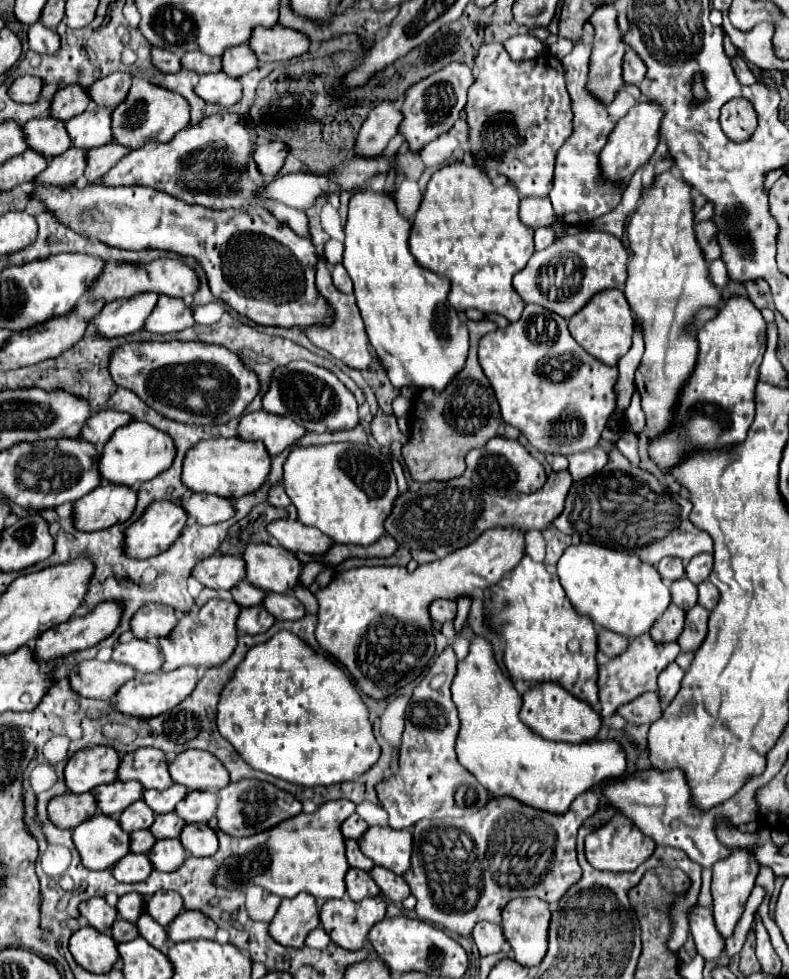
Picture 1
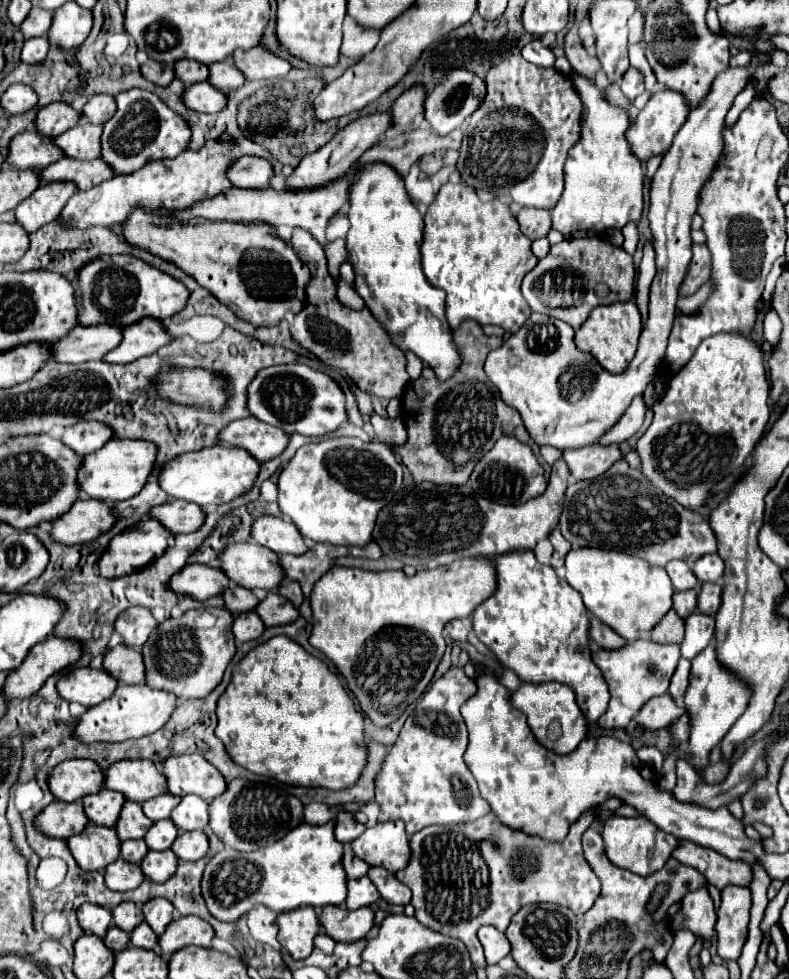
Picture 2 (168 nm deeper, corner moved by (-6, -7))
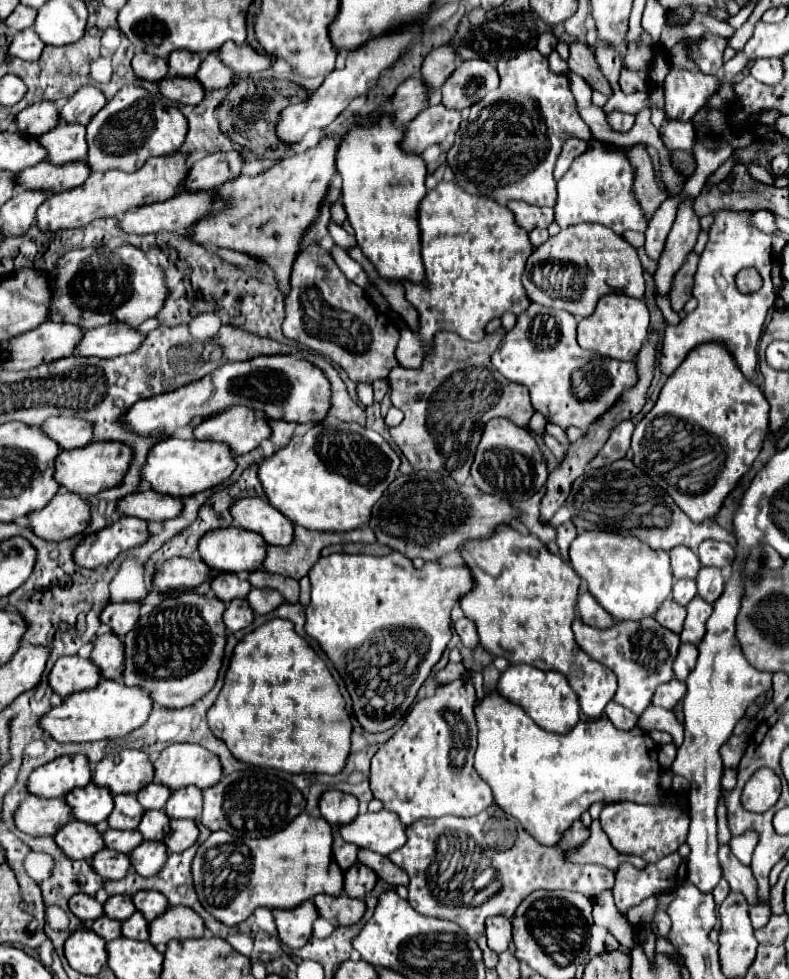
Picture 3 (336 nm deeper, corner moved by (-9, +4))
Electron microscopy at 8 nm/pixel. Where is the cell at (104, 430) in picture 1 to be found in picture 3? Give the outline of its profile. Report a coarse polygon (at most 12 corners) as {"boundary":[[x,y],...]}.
{"boundary":[[50,417],[42,431],[62,449],[92,443],[92,425],[78,417]]}

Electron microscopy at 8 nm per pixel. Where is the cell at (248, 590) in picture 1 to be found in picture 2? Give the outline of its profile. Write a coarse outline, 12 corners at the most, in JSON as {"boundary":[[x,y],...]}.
{"boundary":[[229,584],[223,592],[231,614],[253,610],[259,598],[243,586]]}

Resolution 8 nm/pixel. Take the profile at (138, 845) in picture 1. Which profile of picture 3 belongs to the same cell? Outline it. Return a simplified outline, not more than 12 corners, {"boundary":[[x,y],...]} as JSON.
{"boundary":[[104,831],[108,849],[130,853],[142,843],[140,831]]}

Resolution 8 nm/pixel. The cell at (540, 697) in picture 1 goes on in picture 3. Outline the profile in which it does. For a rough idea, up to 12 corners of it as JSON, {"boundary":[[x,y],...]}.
{"boundary":[[510,665],[498,693],[544,731],[570,733],[578,695],[558,671]]}

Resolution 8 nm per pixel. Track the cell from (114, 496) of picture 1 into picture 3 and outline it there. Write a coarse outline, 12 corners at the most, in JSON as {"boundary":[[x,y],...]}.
{"boundary":[[60,489],[28,515],[46,541],[80,535],[90,501]]}

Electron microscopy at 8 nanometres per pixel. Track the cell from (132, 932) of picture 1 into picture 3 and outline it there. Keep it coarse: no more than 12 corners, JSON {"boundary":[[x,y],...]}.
{"boundary":[[104,915],[92,931],[102,939],[122,937],[122,923]]}

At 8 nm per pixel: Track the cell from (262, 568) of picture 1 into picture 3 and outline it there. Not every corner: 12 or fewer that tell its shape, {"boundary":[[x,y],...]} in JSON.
{"boundary":[[252,531],[206,533],[198,551],[218,572],[252,573],[268,543]]}

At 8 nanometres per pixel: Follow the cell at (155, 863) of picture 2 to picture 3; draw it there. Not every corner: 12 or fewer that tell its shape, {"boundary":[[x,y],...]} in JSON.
{"boundary":[[144,841],[130,853],[142,877],[156,875],[166,865],[162,841]]}

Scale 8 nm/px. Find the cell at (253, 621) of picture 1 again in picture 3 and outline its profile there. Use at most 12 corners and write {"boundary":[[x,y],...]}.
{"boundary":[[246,599],[230,601],[224,623],[230,633],[248,627],[254,611]]}

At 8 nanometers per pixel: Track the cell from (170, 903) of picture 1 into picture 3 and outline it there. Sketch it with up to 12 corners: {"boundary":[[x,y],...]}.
{"boundary":[[138,891],[132,899],[136,909],[150,921],[168,909],[158,891]]}

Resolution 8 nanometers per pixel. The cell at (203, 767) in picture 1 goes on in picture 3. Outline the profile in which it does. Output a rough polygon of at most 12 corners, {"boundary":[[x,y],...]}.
{"boundary":[[190,743],[168,745],[154,761],[172,791],[222,779],[218,755]]}

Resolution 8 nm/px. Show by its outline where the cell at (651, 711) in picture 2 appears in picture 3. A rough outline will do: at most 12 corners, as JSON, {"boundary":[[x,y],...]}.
{"boundary":[[678,679],[654,691],[652,705],[674,709],[686,695],[686,685]]}

